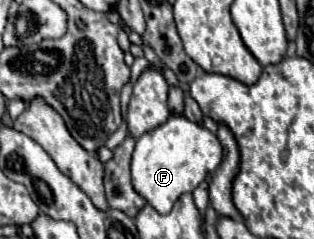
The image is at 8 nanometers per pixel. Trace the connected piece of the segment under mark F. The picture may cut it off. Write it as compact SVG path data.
M172 114L162 126L146 132L144 136L140 136L136 140L136 148L132 154L132 184L138 190L138 194L142 194L146 198L146 202L156 208L160 214L168 214L174 206L174 202L186 194L186 192L194 192L194 188L206 180L206 174L212 174L222 162L222 144L220 140L206 130L204 126L188 120L184 114Z

